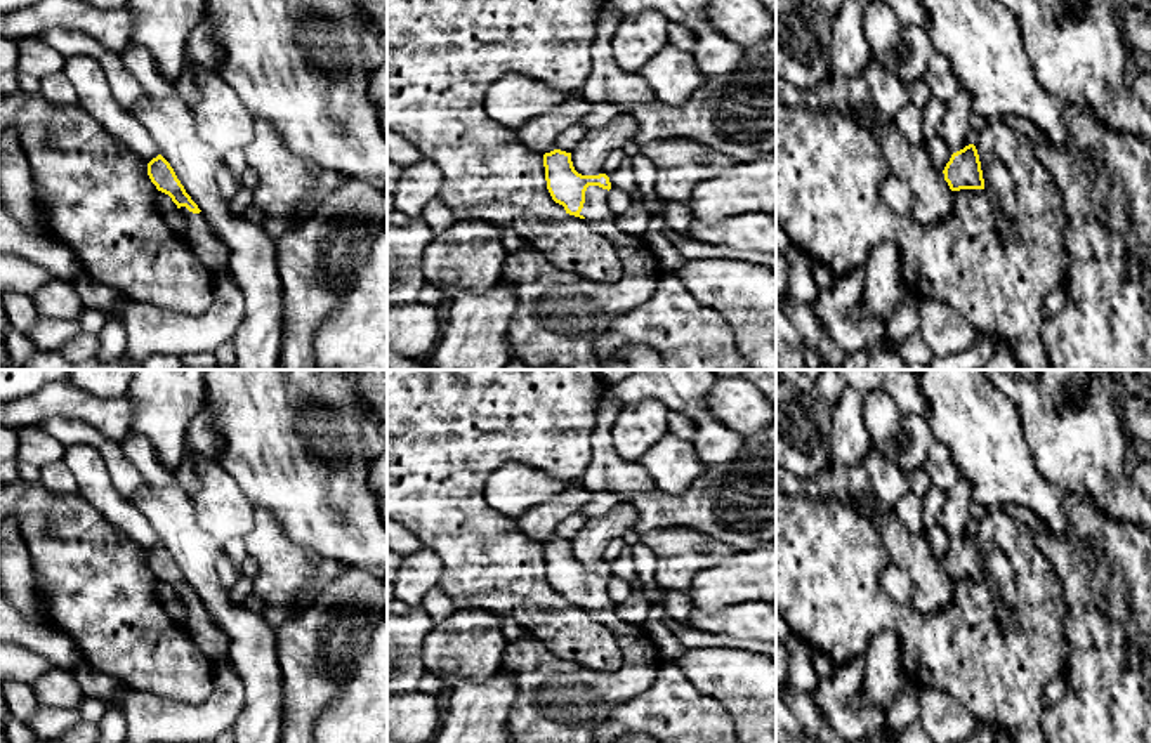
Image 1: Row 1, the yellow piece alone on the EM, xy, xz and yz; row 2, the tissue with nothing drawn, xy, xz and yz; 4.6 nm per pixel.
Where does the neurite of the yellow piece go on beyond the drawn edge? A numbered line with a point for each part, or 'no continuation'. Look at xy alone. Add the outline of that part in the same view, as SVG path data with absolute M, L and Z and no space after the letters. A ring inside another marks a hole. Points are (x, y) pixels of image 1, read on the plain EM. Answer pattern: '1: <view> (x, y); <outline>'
1: xy (214, 643); M181 595L181 601L186 606L187 620L184 627L191 639L214 663L214 667L224 665L229 660L227 634L214 623L207 606L201 601L193 602L186 595Z

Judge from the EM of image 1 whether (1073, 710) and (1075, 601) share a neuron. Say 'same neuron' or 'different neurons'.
same neuron

